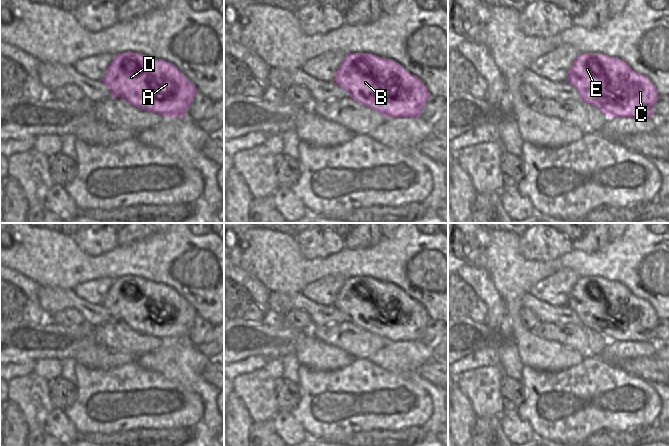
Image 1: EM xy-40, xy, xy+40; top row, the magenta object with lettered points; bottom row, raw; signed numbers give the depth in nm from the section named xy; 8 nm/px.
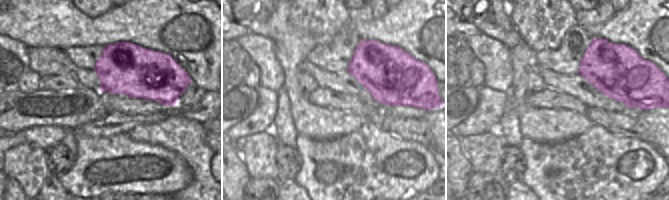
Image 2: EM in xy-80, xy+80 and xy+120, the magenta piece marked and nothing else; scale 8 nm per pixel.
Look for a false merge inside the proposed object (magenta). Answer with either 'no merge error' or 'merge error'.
no merge error

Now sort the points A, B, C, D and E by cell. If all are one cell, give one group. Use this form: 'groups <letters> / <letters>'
groups A B C D E

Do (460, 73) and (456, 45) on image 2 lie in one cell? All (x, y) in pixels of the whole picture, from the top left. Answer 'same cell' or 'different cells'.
same cell

